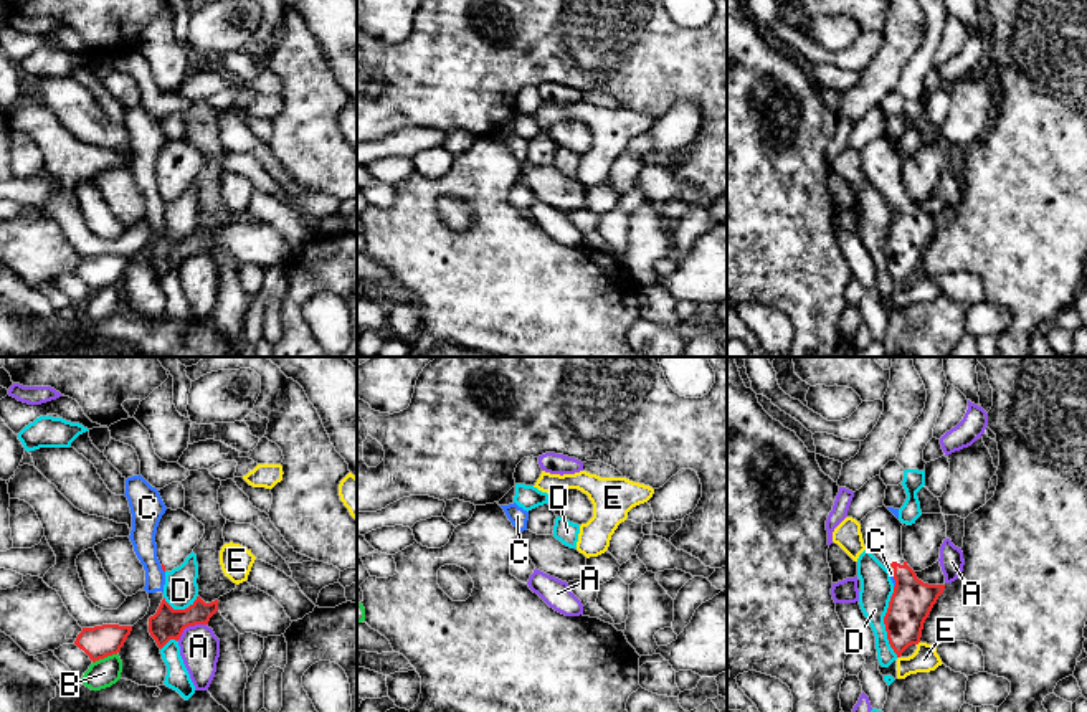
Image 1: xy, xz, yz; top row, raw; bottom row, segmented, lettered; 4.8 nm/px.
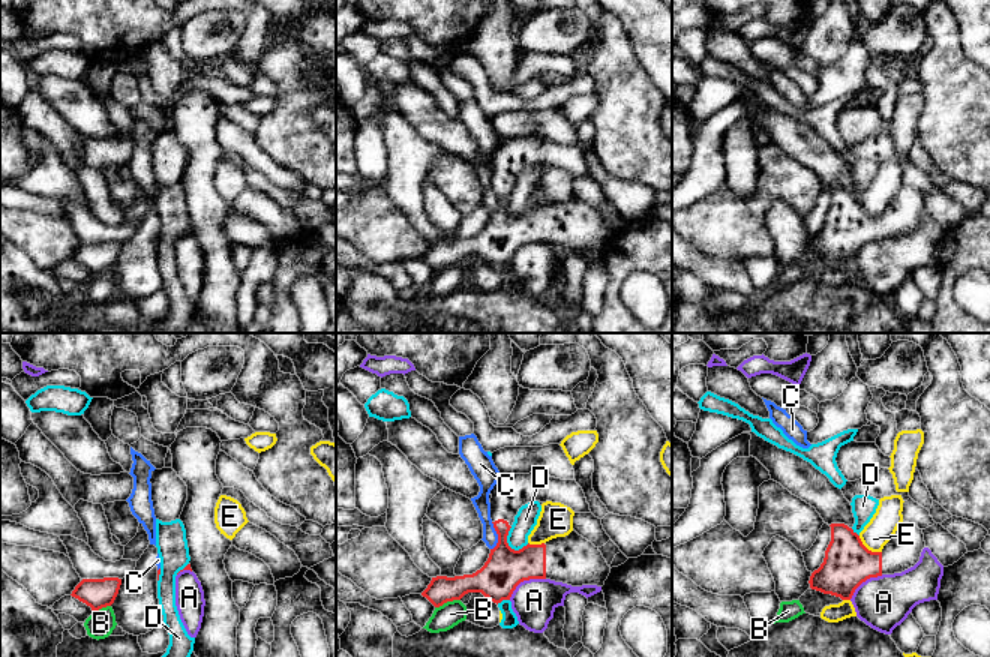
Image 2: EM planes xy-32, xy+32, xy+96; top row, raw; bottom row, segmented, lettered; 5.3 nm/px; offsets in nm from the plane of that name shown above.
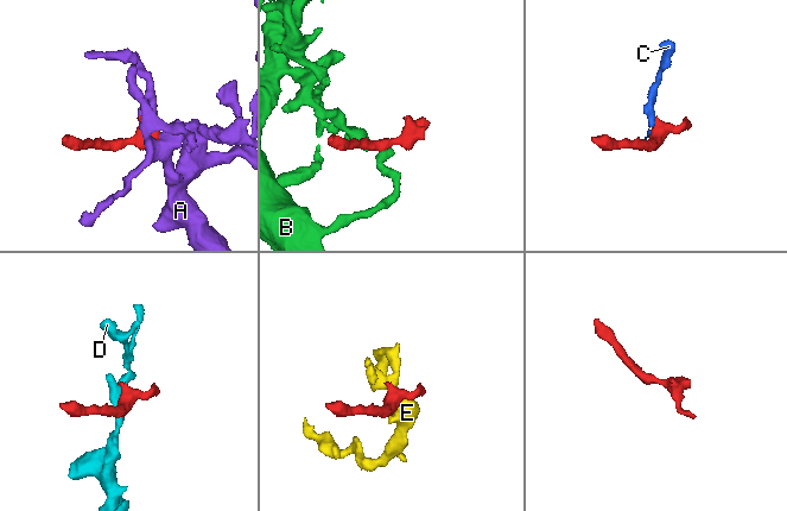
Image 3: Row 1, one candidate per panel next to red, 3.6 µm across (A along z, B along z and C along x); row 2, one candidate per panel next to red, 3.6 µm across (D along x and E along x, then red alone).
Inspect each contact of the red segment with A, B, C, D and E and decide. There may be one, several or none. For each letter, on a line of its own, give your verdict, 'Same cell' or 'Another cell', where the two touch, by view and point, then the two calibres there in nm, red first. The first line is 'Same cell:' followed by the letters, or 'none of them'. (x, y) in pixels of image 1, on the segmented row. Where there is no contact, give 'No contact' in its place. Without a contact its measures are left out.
Same cell: none of them
A: Another cell. Touches red at xy (189, 625). Thickness 160 nm (red) against 190 nm
B: Another cell. Touches red at xy (104, 656). Thickness 160 nm (red) against 140 nm
C: Another cell. Touches red at yz (894, 579). Thickness 200 nm (red) against 20 nm
D: Another cell. Touches red at yz (884, 621). Thickness 200 nm (red) against 160 nm
E: Another cell. No contact

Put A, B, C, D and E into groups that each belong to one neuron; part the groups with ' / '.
A / B / C E / D

